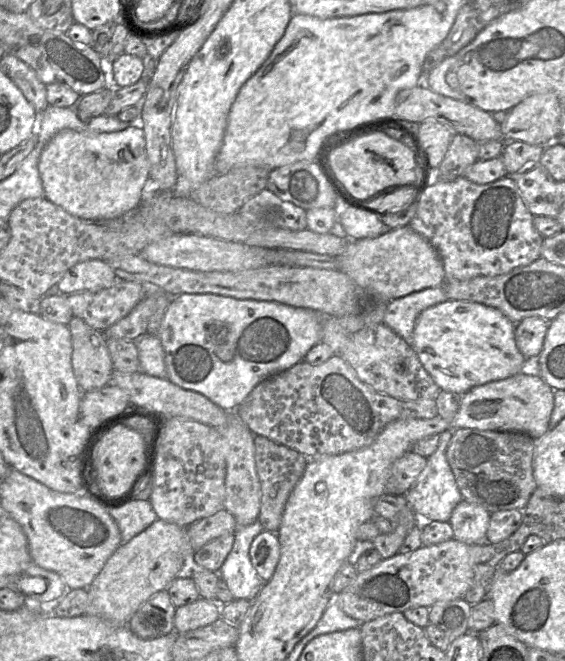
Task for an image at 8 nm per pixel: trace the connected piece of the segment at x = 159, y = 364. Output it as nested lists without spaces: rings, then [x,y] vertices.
[[[144,333],[134,340],[140,362],[140,370],[158,378],[167,378],[164,349],[158,335]]]

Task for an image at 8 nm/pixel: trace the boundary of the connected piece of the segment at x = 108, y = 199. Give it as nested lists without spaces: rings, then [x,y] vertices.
[[[131,125],[116,132],[62,129],[44,147],[38,164],[44,197],[86,221],[104,221],[135,208],[150,182],[144,130]]]

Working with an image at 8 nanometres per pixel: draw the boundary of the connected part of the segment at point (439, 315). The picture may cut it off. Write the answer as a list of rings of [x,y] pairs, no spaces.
[[[446,300],[423,310],[413,331],[412,347],[443,391],[464,395],[475,386],[518,373],[538,374],[537,359],[526,359],[515,341],[516,324],[500,310],[478,302]]]

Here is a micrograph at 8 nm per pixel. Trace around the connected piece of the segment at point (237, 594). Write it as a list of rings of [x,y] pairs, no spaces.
[[[257,519],[246,526],[237,526],[231,551],[218,571],[228,585],[234,599],[252,601],[265,581],[259,577],[249,557],[249,547],[256,535],[264,528]]]

